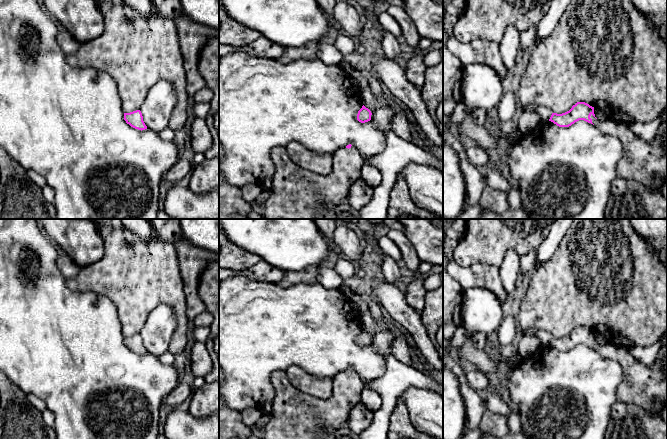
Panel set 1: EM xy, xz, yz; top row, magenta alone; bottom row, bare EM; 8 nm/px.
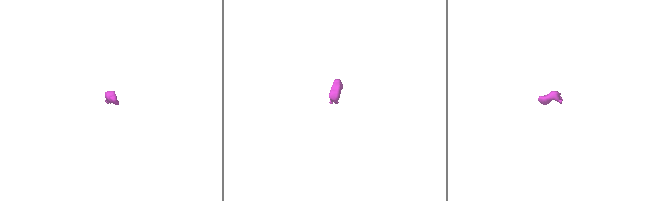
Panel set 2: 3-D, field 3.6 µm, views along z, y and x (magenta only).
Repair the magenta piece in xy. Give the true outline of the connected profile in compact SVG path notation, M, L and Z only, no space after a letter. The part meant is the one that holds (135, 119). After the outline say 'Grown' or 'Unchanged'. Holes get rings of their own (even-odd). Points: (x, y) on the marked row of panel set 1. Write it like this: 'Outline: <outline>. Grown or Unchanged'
Outline: M136 110L130 113L124 113L124 120L127 124L131 127L138 129L138 130L145 130L147 126L143 121L143 116L140 110Z. Unchanged

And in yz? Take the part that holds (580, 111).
Outline: M577 102L565 113L552 113L549 119L559 127L569 127L579 120L620 139L623 155L617 163L616 177L636 181L661 193L663 184L667 182L667 122L659 125L652 142L646 142L634 134L626 122L608 118L598 120L594 107L585 102Z. Grown

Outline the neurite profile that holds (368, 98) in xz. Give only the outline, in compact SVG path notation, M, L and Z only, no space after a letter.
M369 86L360 92L360 99L362 104L371 112L383 106L382 100L372 92Z

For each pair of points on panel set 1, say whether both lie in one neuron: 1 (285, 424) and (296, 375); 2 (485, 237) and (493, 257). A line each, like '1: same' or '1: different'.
1: different
2: same

